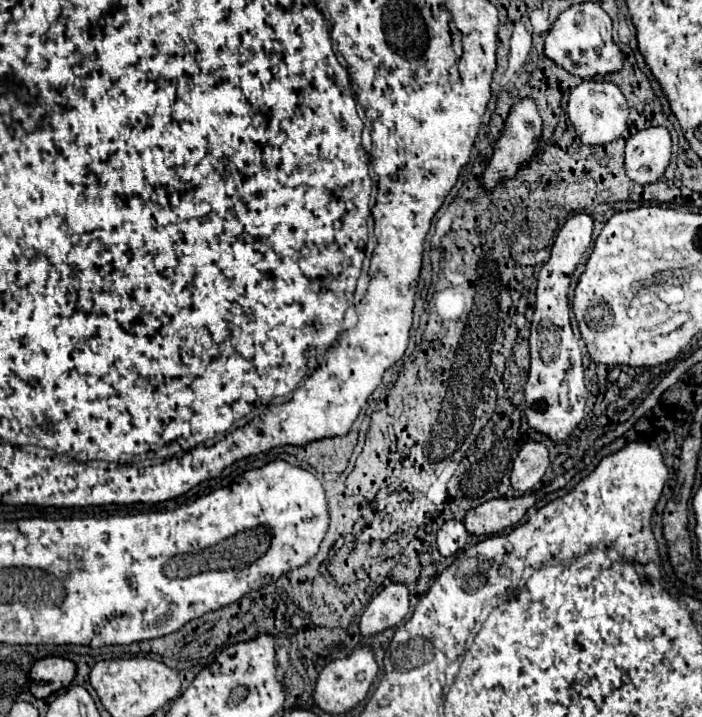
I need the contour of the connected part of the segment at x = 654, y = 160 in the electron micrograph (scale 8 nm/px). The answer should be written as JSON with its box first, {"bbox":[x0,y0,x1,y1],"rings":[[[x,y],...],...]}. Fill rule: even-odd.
{"bbox":[626,127,670,183],"rings":[[[666,127],[638,131],[626,141],[626,175],[636,183],[654,183],[670,163],[670,133]]]}

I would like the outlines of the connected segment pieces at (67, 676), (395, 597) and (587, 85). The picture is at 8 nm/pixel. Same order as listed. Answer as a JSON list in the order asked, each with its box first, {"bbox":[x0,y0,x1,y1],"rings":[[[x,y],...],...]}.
[{"bbox":[30,657,76,699],"rings":[[[44,657],[30,669],[30,693],[36,699],[46,699],[62,687],[70,685],[76,675],[76,665],[62,657]]]},{"bbox":[360,585,408,637],"rings":[[[388,585],[364,609],[360,617],[362,637],[372,637],[400,623],[408,613],[408,589],[404,585]]]},{"bbox":[570,79,628,145],"rings":[[[586,79],[570,95],[570,119],[584,145],[606,145],[626,131],[628,103],[618,85]]]}]

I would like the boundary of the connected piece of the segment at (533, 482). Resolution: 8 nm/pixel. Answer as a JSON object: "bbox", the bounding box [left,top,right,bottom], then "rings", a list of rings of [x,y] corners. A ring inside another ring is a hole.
{"bbox":[510,441,550,491],"rings":[[[528,441],[518,451],[514,467],[510,473],[510,483],[518,491],[532,491],[542,481],[544,473],[550,467],[548,447],[540,441]]]}

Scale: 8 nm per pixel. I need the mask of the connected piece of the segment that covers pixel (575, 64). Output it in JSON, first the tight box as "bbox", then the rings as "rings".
{"bbox":[544,3,624,77],"rings":[[[580,3],[566,9],[550,27],[544,41],[544,57],[562,65],[576,77],[596,77],[622,69],[624,53],[612,41],[612,21],[598,3]]]}

